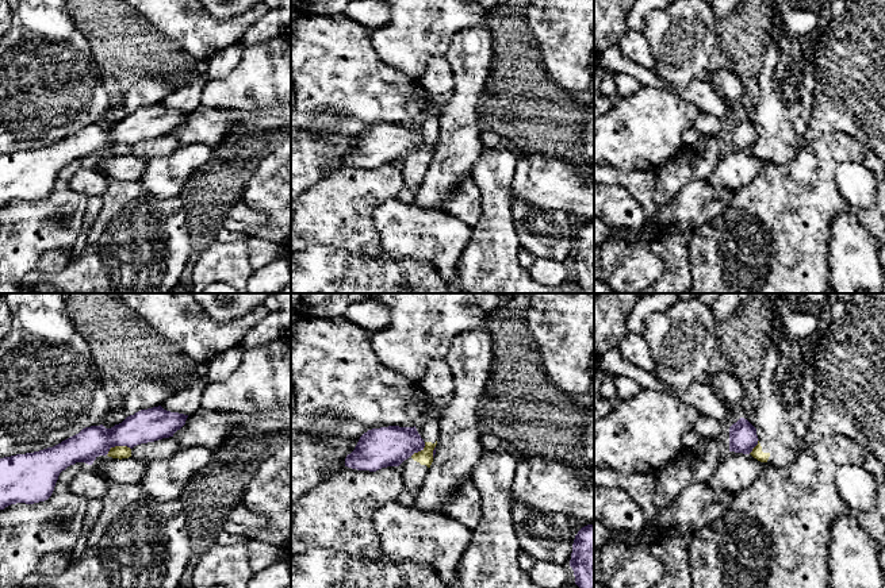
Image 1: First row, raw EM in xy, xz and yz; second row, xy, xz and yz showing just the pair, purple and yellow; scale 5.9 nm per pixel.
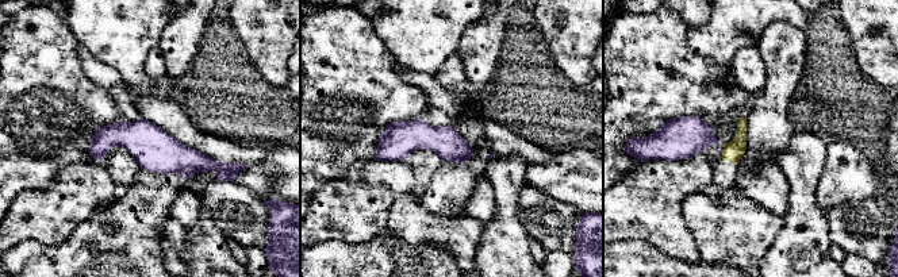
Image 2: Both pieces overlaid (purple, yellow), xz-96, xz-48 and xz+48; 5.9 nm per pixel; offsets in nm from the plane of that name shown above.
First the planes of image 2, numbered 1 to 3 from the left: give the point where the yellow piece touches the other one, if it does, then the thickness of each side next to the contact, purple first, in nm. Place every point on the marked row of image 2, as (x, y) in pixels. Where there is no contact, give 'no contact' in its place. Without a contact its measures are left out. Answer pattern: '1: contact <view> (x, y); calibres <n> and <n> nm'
1: no contact
2: no contact
3: no contact

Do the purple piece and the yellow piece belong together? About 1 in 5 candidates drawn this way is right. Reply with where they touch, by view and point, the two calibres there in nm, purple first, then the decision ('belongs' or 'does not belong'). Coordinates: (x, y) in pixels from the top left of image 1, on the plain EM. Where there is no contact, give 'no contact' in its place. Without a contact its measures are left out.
meets purple in xy at (117, 142); 200 nm thick on the purple side, 80 nm on the other; does not belong

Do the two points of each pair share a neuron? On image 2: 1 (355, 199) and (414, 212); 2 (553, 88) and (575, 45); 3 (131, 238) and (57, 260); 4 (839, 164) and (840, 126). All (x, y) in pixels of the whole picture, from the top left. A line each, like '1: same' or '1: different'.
1: different
2: different
3: same
4: different

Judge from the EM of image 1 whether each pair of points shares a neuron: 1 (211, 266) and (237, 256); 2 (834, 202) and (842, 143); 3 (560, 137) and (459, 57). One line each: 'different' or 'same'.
1: same
2: same
3: different

